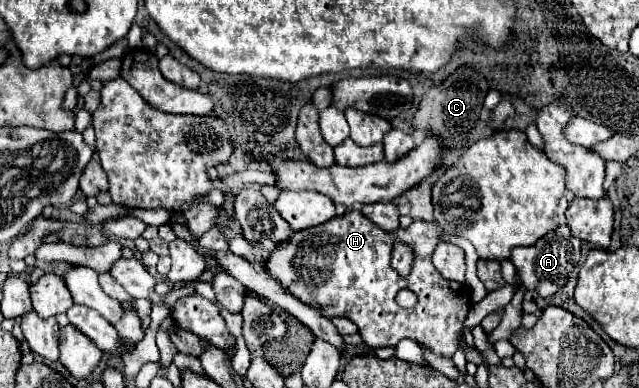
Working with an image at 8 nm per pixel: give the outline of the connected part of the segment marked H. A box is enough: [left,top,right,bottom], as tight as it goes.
[267,211,483,365]

